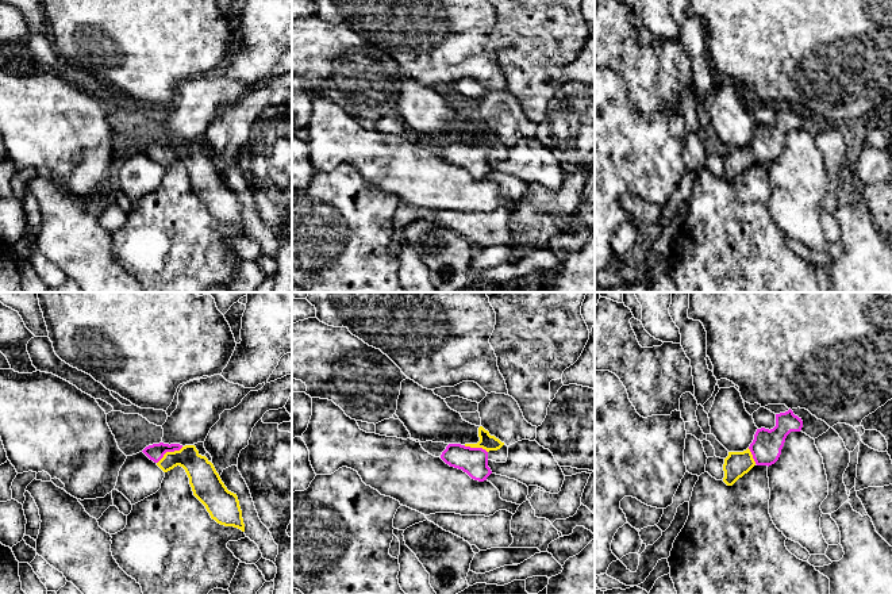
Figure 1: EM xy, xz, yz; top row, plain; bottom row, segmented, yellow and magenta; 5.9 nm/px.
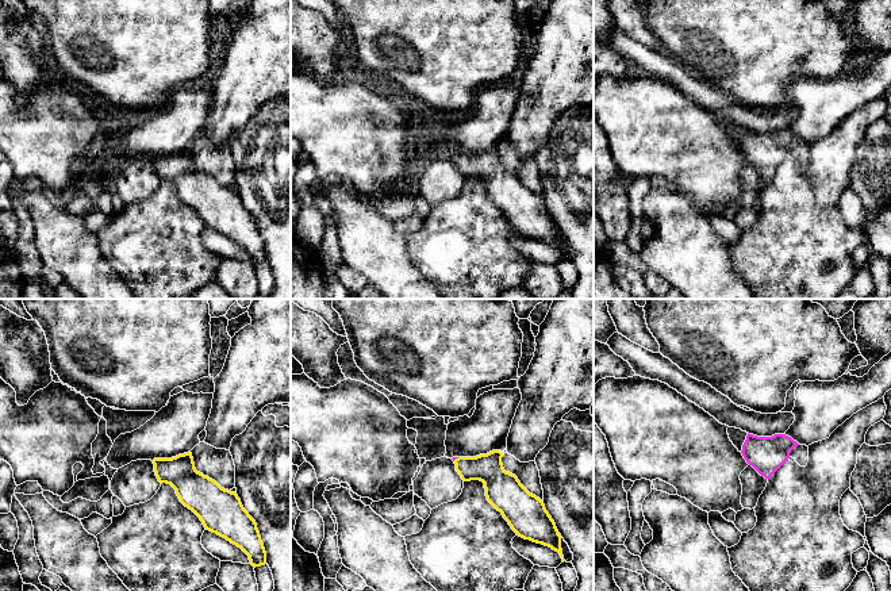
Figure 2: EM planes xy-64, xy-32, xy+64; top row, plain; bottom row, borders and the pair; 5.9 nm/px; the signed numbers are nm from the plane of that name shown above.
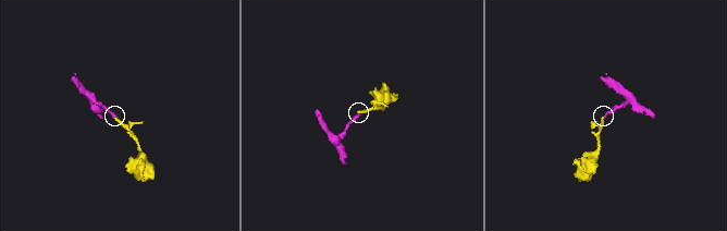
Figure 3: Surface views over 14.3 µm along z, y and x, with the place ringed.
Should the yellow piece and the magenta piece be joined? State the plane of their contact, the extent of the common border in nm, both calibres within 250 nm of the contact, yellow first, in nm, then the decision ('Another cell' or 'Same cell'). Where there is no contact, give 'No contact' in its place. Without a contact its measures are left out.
Touches yellow in xy. Shared border 190 nm. Thickness 170 nm (yellow) against 100 nm. Same cell

